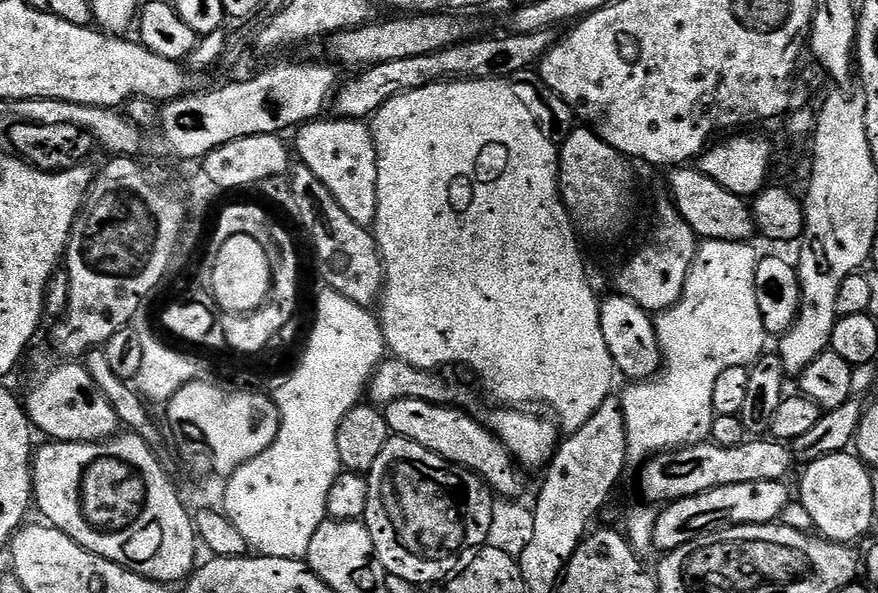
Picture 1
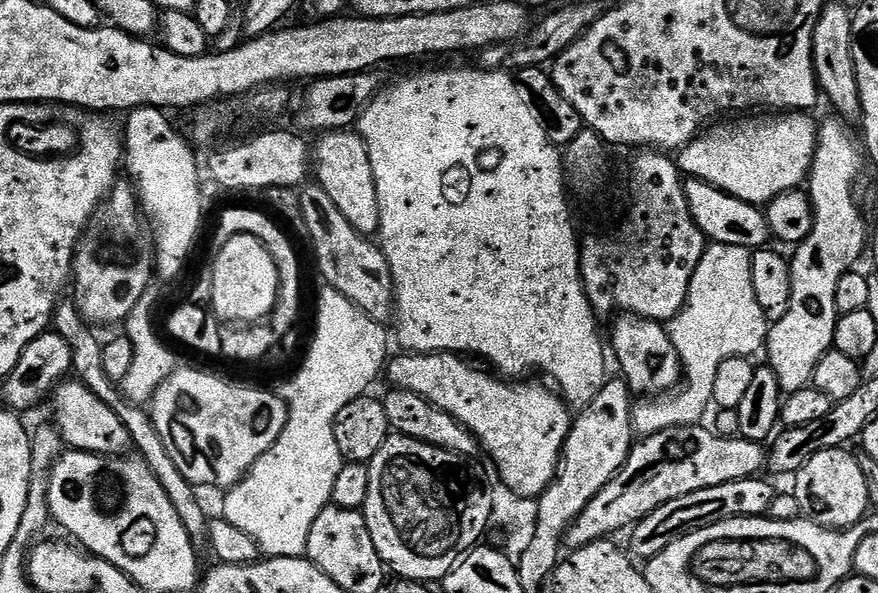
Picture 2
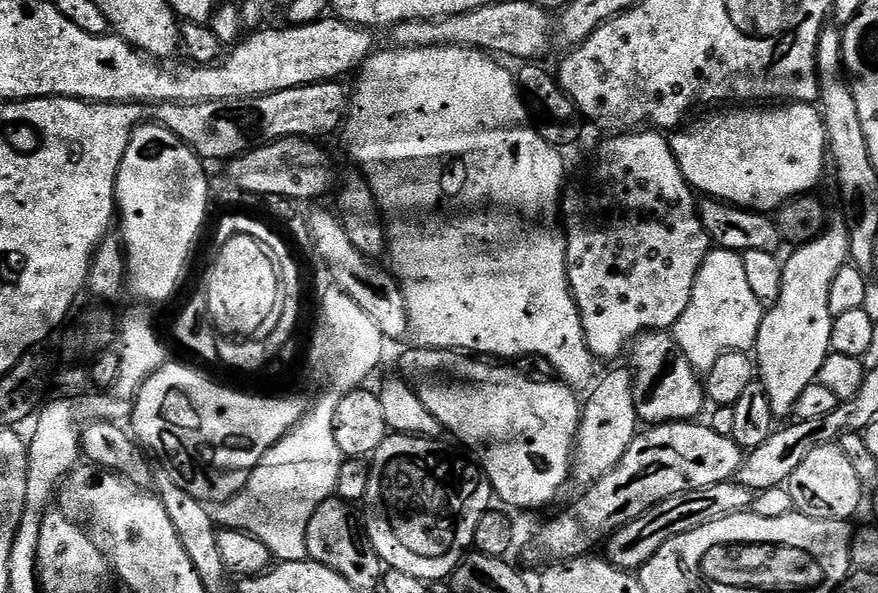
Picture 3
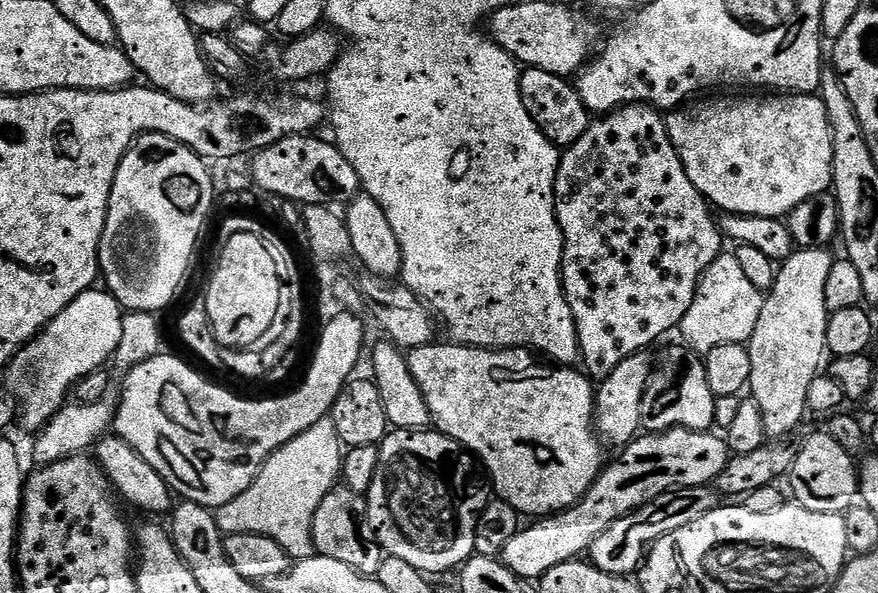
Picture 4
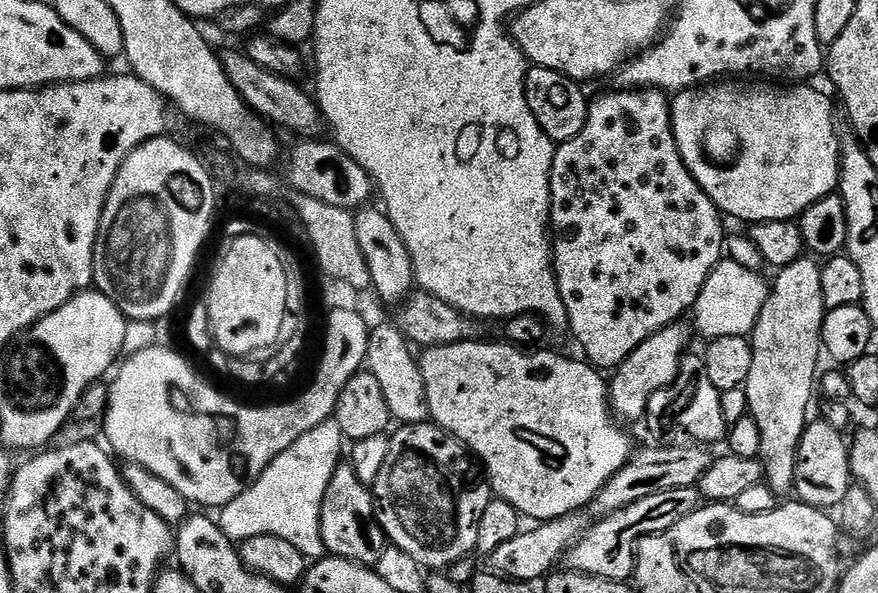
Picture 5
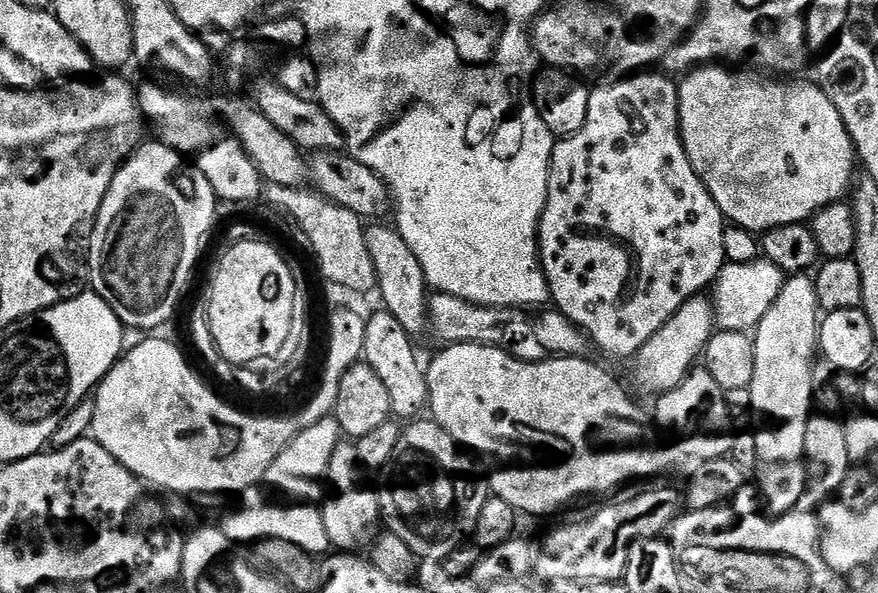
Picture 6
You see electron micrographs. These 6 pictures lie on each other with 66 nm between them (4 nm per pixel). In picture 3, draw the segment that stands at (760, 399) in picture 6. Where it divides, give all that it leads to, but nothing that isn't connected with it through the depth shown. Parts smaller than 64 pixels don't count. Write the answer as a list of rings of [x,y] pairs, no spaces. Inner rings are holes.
[[[833,223],[820,237],[809,244],[801,244],[789,260],[783,261],[782,294],[778,302],[764,313],[764,320],[760,323],[758,338],[754,345],[754,363],[758,369],[758,380],[764,385],[766,397],[769,398],[770,410],[776,418],[791,417],[796,411],[798,397],[806,386],[817,383],[822,362],[828,357],[832,343],[832,321],[830,314],[830,286],[838,270],[849,263],[848,230],[843,223]]]

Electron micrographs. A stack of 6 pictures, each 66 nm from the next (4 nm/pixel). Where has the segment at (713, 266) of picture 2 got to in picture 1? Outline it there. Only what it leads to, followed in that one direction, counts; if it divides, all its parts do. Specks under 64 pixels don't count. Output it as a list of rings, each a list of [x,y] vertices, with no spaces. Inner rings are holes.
[[[703,241],[697,247],[678,302],[655,317],[660,352],[664,356],[663,365],[651,380],[629,383],[624,396],[619,397],[626,418],[628,459],[633,465],[643,465],[645,460],[658,452],[705,443],[712,435],[712,422],[717,416],[714,410],[714,382],[718,382],[722,370],[730,370],[730,366],[748,368],[766,352],[766,333],[762,326],[762,314],[758,314],[756,293],[758,253],[752,247],[751,243]]]

